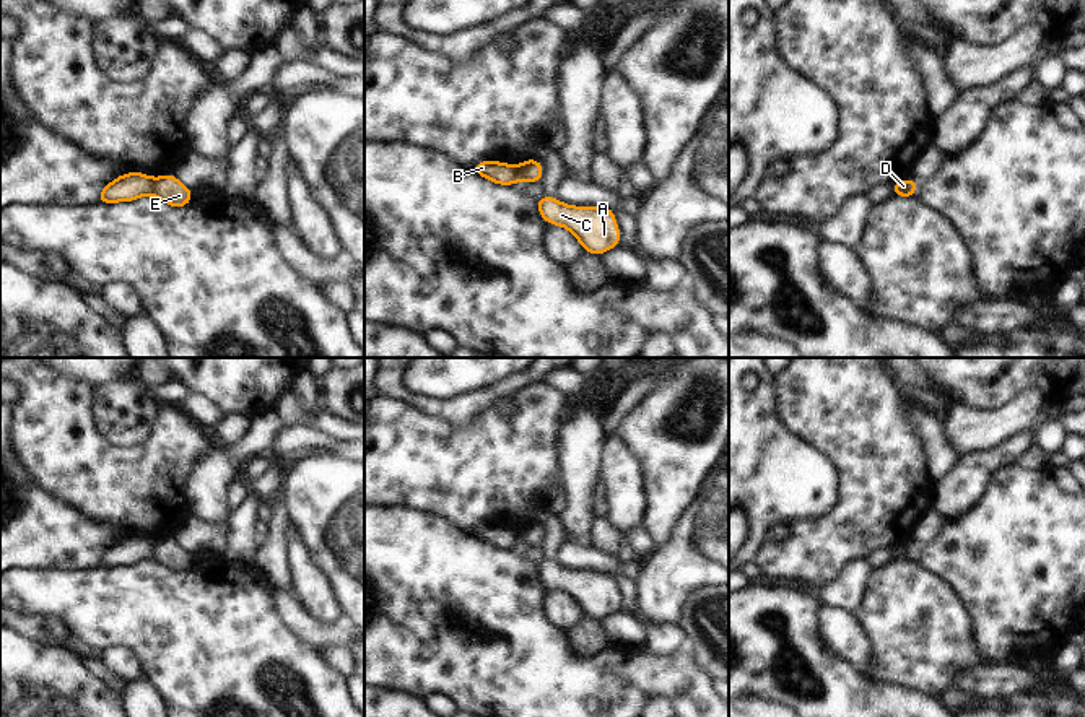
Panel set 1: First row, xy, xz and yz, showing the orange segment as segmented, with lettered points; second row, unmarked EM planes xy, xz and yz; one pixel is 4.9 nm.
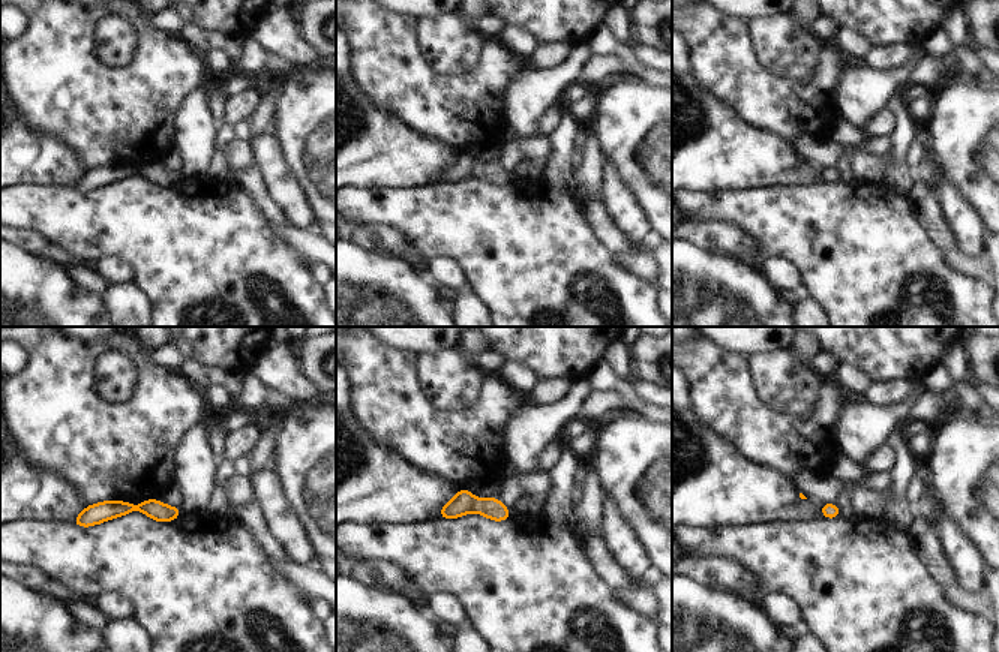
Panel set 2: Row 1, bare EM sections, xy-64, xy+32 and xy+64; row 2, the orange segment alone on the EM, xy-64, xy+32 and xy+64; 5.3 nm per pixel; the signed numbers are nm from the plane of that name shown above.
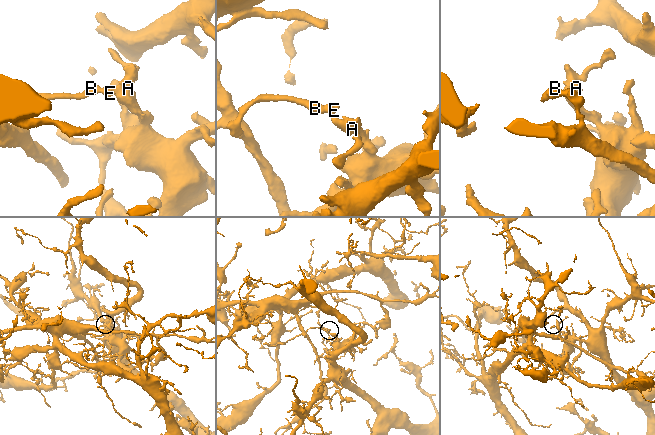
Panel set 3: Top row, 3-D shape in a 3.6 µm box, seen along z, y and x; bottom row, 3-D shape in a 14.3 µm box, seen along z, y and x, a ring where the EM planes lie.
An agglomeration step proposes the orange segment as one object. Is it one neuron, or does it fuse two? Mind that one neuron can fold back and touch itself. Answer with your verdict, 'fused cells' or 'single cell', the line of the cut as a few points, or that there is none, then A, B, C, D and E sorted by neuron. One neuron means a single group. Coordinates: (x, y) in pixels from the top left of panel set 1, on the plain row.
fused cells | xy (155, 543), (150, 556) | A C D E / B

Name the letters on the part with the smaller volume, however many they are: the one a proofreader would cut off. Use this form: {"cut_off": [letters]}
{"cut_off": ["B"]}

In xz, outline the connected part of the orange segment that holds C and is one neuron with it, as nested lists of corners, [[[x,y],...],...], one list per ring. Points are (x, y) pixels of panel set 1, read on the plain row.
[[[548,559],[535,569],[545,587],[571,595],[584,616],[600,621],[608,613],[621,610],[620,593],[610,571],[569,571]]]

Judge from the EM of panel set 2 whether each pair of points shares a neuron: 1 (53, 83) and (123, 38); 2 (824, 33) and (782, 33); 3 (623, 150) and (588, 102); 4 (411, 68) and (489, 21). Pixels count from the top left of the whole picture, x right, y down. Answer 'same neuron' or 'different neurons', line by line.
1: different neurons
2: different neurons
3: different neurons
4: different neurons

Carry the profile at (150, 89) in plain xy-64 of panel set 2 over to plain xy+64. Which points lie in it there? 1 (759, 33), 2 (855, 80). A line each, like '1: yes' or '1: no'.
1: no
2: no

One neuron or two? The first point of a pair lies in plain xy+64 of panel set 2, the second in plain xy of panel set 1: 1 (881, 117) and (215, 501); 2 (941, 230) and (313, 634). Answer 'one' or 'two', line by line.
1: two
2: one

